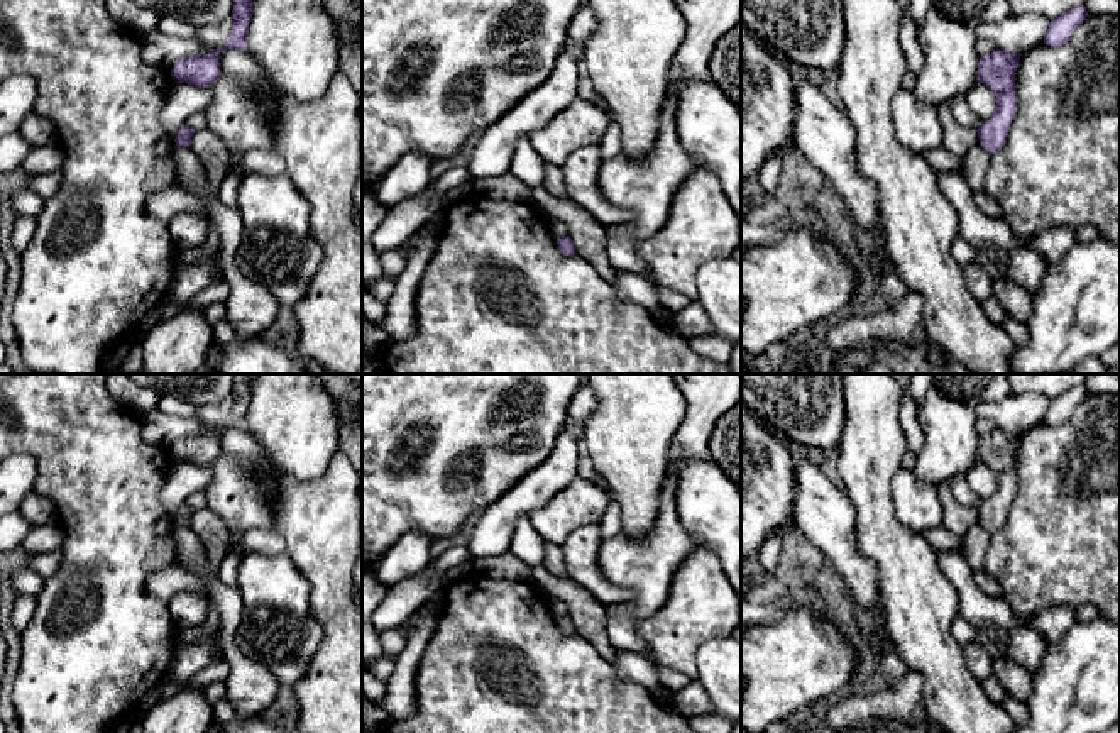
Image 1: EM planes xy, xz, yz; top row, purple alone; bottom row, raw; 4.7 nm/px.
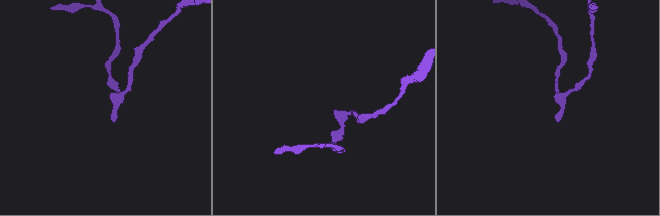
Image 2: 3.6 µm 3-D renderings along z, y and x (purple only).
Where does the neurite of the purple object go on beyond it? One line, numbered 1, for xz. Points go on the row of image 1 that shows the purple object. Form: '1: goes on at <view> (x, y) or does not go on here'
1: does not go on here

